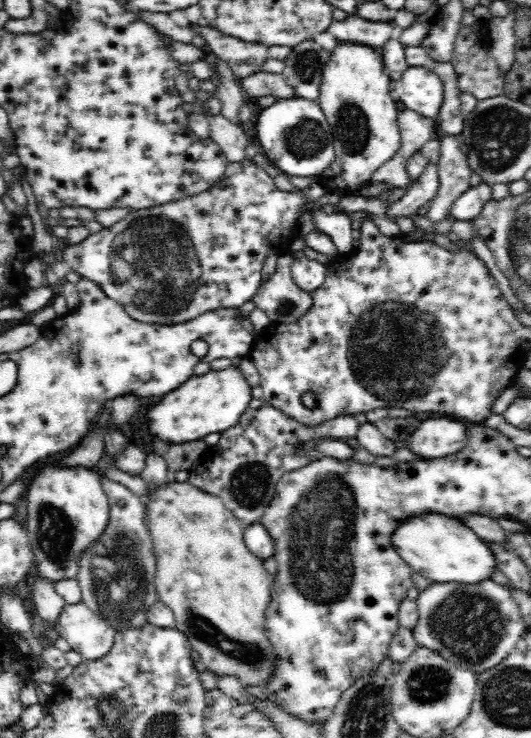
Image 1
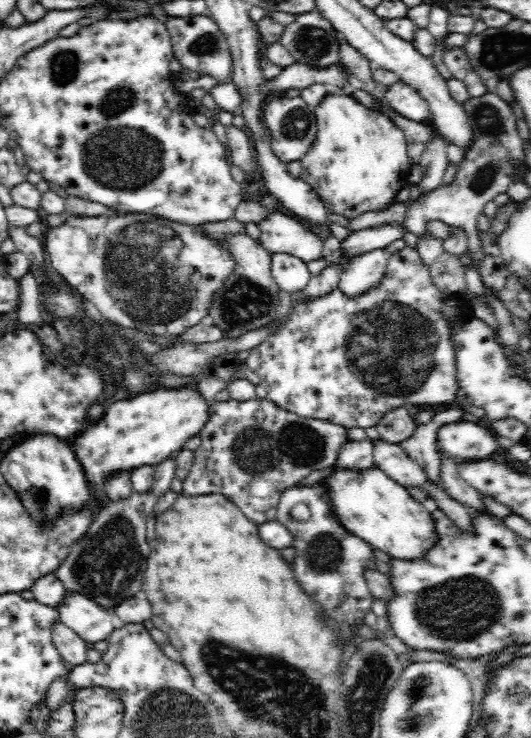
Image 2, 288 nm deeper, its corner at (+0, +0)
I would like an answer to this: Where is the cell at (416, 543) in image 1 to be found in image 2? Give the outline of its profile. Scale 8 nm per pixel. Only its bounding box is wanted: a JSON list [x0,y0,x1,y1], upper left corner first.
[316,466,436,560]

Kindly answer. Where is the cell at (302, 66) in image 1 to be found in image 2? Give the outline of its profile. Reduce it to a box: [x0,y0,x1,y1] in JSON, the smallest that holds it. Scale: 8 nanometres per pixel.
[278,12,342,68]

